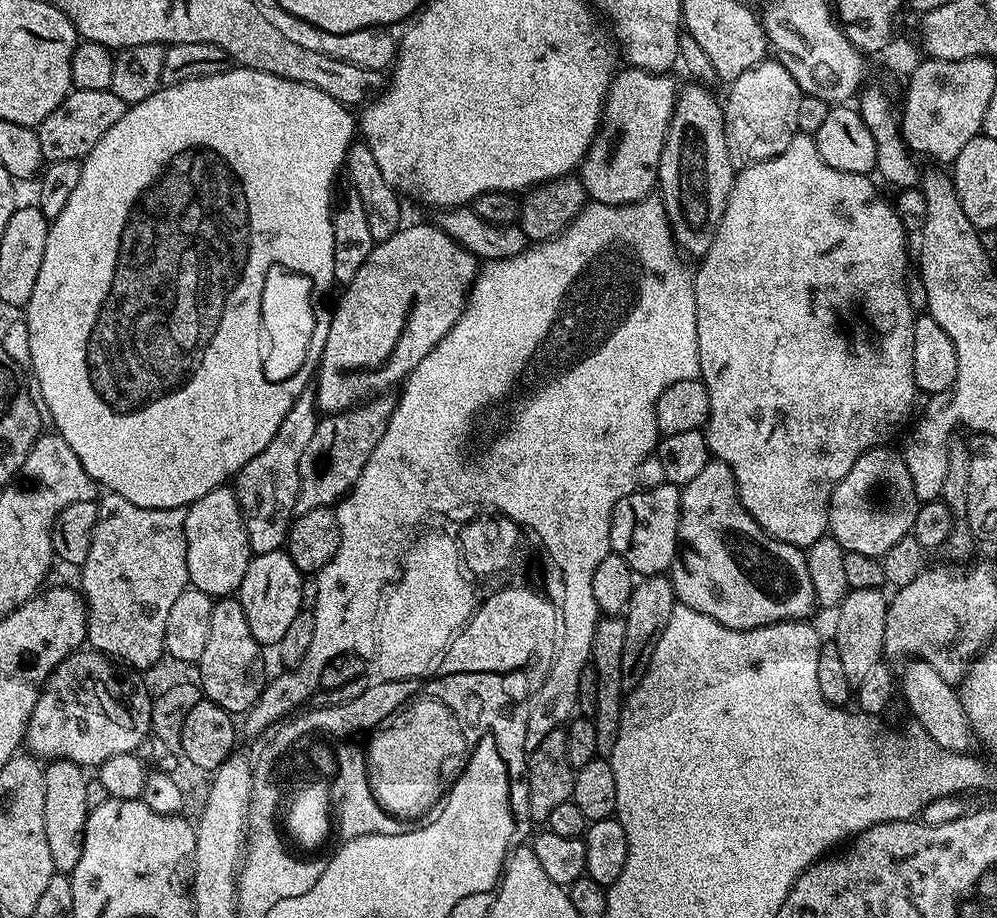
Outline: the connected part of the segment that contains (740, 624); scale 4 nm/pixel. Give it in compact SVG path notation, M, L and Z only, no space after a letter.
M715 458L709 459L699 474L680 488L678 551L672 561L670 579L679 603L734 630L761 628L767 624L780 624L783 620L807 621L812 608L817 607L805 553L792 544L774 538L762 530L758 522L754 522L746 506L742 506L730 466Z

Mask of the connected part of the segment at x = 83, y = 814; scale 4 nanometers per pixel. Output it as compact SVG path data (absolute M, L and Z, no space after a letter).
M50 760L43 765L44 785L46 786L46 807L42 809L42 819L46 822L46 842L50 845L50 858L54 862L57 873L70 874L74 866L78 866L78 858L82 858L82 842L84 827L88 821L89 806L86 802L86 786L89 777L84 776L85 769L69 760Z

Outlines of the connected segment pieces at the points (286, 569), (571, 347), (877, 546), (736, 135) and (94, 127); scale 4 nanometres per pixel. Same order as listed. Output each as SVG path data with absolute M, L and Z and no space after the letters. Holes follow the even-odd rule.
M287 551L261 552L253 555L246 578L242 578L238 599L250 622L250 634L262 646L276 646L290 627L290 622L301 612L304 603L305 577L294 566Z
M649 198L647 200L639 200L633 204L620 204L617 208L610 206L609 204L597 204L595 202L585 203L584 209L580 211L575 218L572 219L572 223L564 229L563 232L558 233L553 240L542 240L533 243L525 252L518 254L514 258L506 258L505 260L489 260L483 265L476 273L476 281L472 283L472 289L468 291L468 305L462 310L462 314L458 318L458 322L454 322L454 326L450 330L450 334L446 334L446 338L442 338L442 342L438 342L438 346L434 350L430 350L430 354L426 354L426 358L422 358L422 362L418 362L418 366L414 366L414 370L408 376L408 379L403 381L402 387L399 389L400 400L395 401L394 407L392 409L392 423L386 426L386 434L384 435L382 443L378 446L374 446L373 452L370 454L368 459L368 466L362 470L362 474L358 478L358 482L353 486L351 492L340 501L338 507L335 509L336 517L338 518L338 526L340 527L340 541L338 542L338 554L334 554L334 558L330 558L330 562L326 562L326 566L320 572L315 573L314 580L316 580L316 606L311 609L314 618L314 638L310 643L310 648L306 651L306 656L302 658L300 662L295 667L289 667L287 670L281 671L281 676L276 676L267 681L264 685L264 689L260 691L260 696L254 702L254 706L250 706L248 711L243 713L242 716L242 732L247 735L248 738L256 737L271 724L278 723L285 717L291 716L297 711L301 706L307 705L313 697L315 697L318 689L321 687L320 679L322 678L322 670L325 669L326 664L334 658L338 658L340 655L340 650L342 648L364 648L364 644L370 644L370 624L372 624L372 612L376 616L376 622L378 620L383 620L382 623L382 634L381 634L381 644L380 652L374 657L371 657L370 664L371 667L376 667L376 672L381 681L387 682L389 680L419 680L425 677L426 673L436 661L440 661L444 654L447 652L448 647L452 644L452 639L459 634L460 628L461 632L465 636L462 649L468 652L468 664L472 667L472 656L476 656L476 644L484 644L483 652L488 652L488 648L500 648L500 644L508 644L508 648L520 648L520 640L508 640L508 636L500 636L500 632L488 632L488 628L484 628L484 632L480 632L480 628L472 628L472 622L469 620L471 616L480 616L480 612L484 612L484 604L488 604L488 600L495 599L495 596L499 595L502 591L514 590L515 588L520 588L523 591L533 592L533 595L540 597L544 600L545 604L548 604L549 608L552 609L552 656L548 656L548 664L546 667L546 675L542 686L539 691L532 695L532 699L528 702L528 717L526 718L526 738L524 739L525 749L531 750L538 746L538 742L542 742L542 738L546 738L546 734L550 734L550 730L567 725L570 717L573 715L572 712L576 708L576 699L580 696L580 675L583 674L584 668L589 667L592 658L592 643L594 642L594 630L596 629L597 622L602 619L600 607L598 602L594 602L594 586L592 585L592 575L594 570L598 570L598 562L602 562L602 558L606 558L612 552L612 543L610 542L610 518L612 517L612 511L614 506L619 500L624 496L629 496L630 493L637 487L635 472L639 470L640 463L644 459L651 457L653 455L654 449L658 443L658 433L656 430L656 403L658 398L662 394L662 390L666 390L666 386L674 386L674 382L682 382L683 380L694 380L699 377L700 374L700 359L698 358L698 322L696 321L696 299L694 298L694 290L692 289L694 283L694 272L690 267L687 268L684 265L685 257L682 255L679 248L676 247L676 240L672 237L672 228L668 224L668 219L666 218L666 210L664 209L663 203L659 199ZM424 468L452 468L452 473L448 476L448 484L452 488L456 488L456 492L461 496L462 499L468 500L464 504L464 508L430 508L430 494L426 491L424 486ZM484 520L509 520L508 524L511 524L512 528L517 527L520 530L524 529L533 532L534 535L540 539L540 548L543 551L550 551L552 555L556 556L556 565L554 566L555 571L560 571L560 584L559 591L564 598L564 613L561 615L559 612L559 606L555 603L555 591L550 590L547 584L544 583L544 572L546 572L546 566L542 562L542 558L539 554L533 554L533 556L524 556L525 554L518 554L514 559L508 560L508 564L504 564L504 568L492 568L492 572L476 572L476 568L472 568L472 564L468 564L468 548L464 548L464 532L468 532L468 528L472 528L472 524L484 524ZM414 535L414 545L412 545L412 560L408 560L404 553L409 547L408 539ZM580 616L584 616L584 640L580 640L580 632L576 628L564 628L564 623L570 622L571 620L576 620Z
M888 446L869 448L854 462L854 466L850 466L850 474L846 474L846 478L842 478L842 482L838 482L832 491L828 503L828 532L845 552L881 558L886 550L890 550L890 546L894 546L894 542L911 533L917 507L910 470L906 470L903 455L899 451L891 452Z
M766 58L731 81L722 104L724 133L733 169L739 170L777 157L799 133L798 111L803 92L776 58Z
M77 88L69 92L67 98L54 110L50 110L43 122L35 127L45 161L83 161L84 157L90 154L90 150L98 146L102 134L106 134L106 130L110 130L110 126L114 126L114 122L122 118L125 107L122 98L118 98L118 94L111 90Z

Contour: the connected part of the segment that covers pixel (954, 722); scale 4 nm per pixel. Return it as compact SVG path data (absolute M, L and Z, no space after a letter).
M909 659L904 666L904 673L900 672L898 676L898 690L902 696L904 694L904 700L913 718L917 720L913 721L919 728L926 730L930 738L934 738L939 748L951 752L968 752L971 744L974 744L974 737L957 689L948 684L946 678L942 678L942 674L930 666L930 662Z

